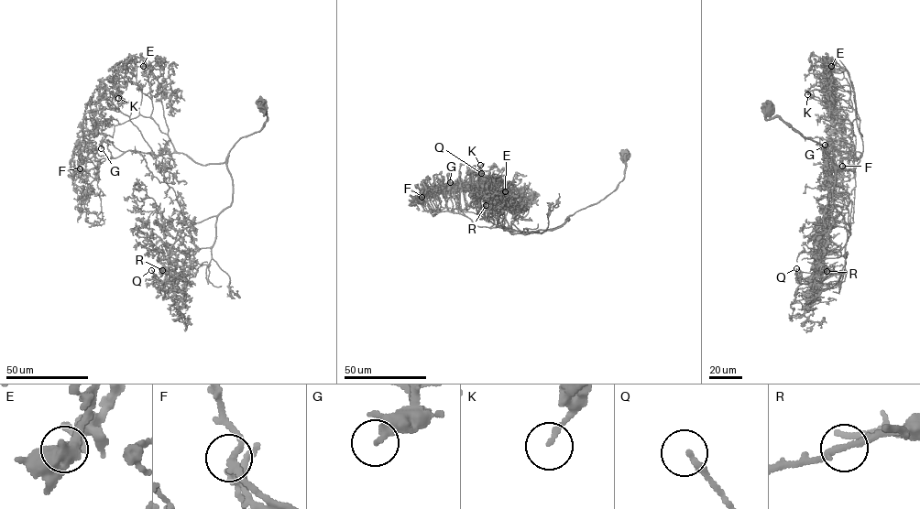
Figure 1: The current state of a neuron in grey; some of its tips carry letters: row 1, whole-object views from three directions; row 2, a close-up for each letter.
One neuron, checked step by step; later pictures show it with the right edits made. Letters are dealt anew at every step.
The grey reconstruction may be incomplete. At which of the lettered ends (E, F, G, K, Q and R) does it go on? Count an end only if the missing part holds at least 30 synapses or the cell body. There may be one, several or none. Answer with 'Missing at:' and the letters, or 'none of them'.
Missing at: none of them

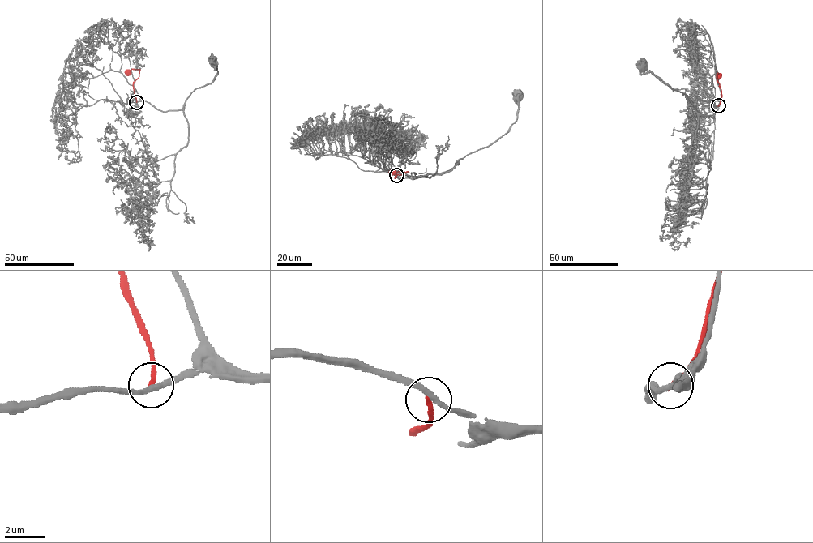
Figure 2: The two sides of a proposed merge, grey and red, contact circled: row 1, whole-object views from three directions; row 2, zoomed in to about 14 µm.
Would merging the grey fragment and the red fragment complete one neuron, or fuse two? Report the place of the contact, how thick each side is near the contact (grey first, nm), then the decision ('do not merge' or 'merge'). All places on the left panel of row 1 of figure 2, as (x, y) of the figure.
at (136, 102); 260 nm thick on the grey side, 220 nm on the other; do not merge

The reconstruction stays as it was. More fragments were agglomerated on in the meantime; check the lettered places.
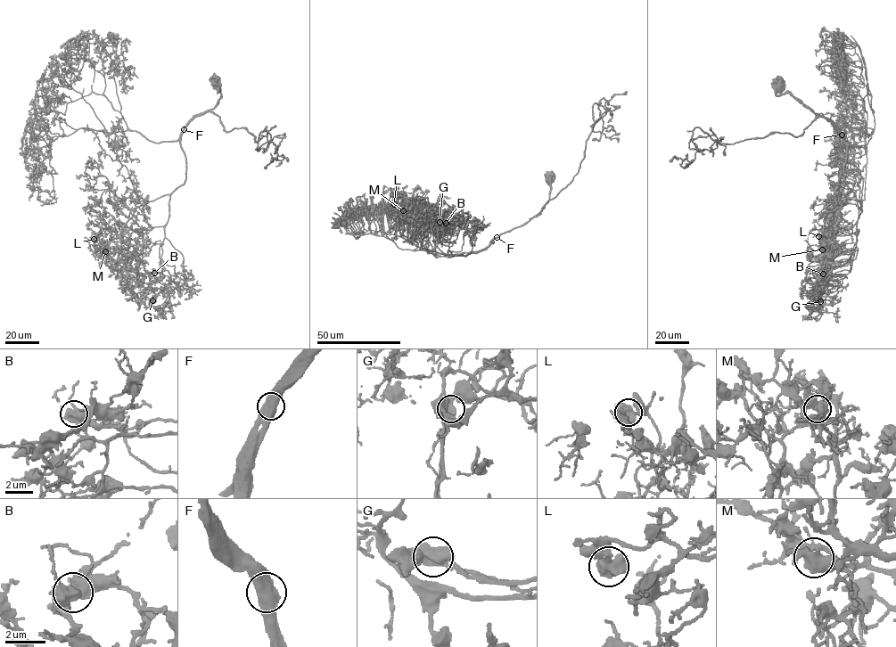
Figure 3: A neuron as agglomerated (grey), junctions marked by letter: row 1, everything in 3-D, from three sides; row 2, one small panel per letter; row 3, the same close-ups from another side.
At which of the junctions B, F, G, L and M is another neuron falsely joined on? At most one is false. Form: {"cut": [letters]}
{"cut": []}

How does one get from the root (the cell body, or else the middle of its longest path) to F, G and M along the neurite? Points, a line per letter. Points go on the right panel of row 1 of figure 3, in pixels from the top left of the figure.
F: (781, 84), (782, 87), (776, 94), (789, 93), (830, 120), (842, 135)
G: (781, 84), (776, 94), (841, 133), (857, 200), (856, 258), (846, 274), (823, 277), (833, 288), (820, 301)
M: (781, 84), (776, 94), (789, 93), (841, 133), (843, 179), (861, 205), (854, 225), (824, 232), (822, 249)

